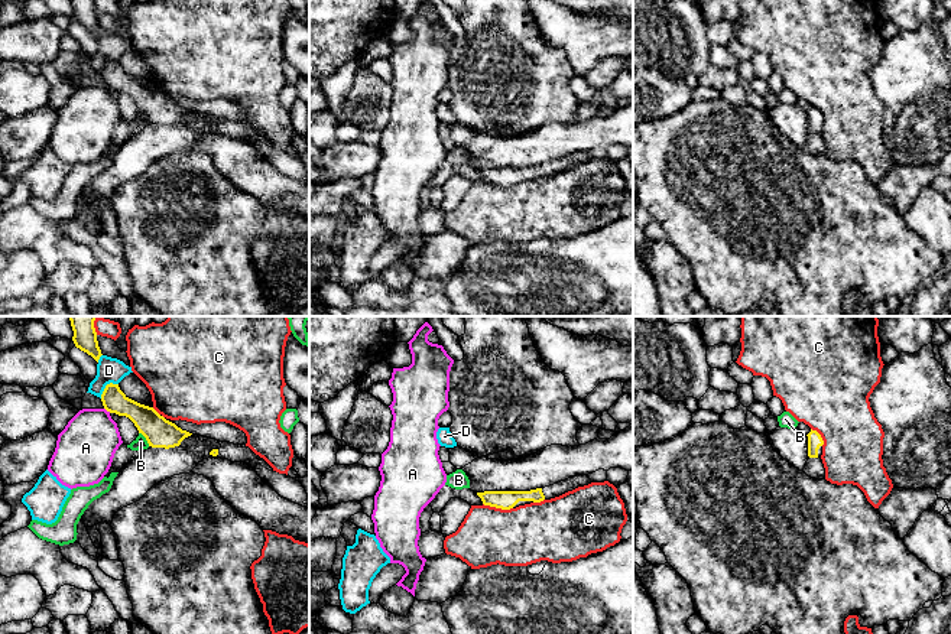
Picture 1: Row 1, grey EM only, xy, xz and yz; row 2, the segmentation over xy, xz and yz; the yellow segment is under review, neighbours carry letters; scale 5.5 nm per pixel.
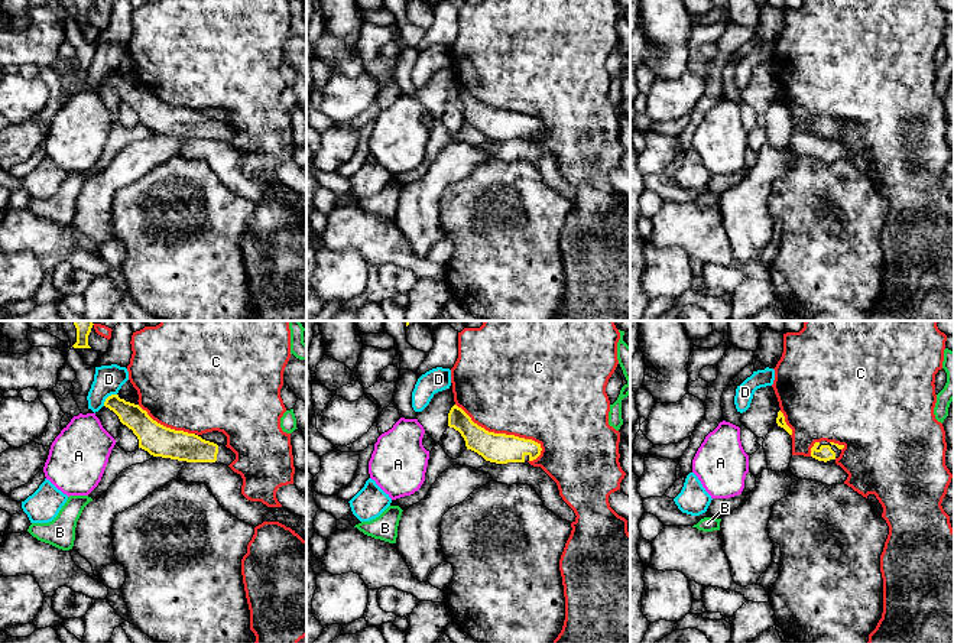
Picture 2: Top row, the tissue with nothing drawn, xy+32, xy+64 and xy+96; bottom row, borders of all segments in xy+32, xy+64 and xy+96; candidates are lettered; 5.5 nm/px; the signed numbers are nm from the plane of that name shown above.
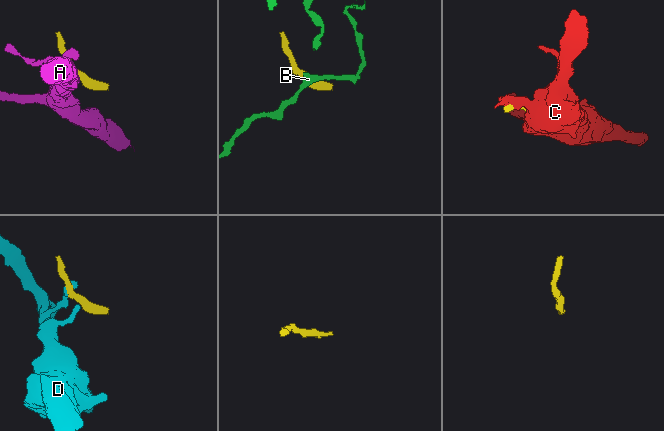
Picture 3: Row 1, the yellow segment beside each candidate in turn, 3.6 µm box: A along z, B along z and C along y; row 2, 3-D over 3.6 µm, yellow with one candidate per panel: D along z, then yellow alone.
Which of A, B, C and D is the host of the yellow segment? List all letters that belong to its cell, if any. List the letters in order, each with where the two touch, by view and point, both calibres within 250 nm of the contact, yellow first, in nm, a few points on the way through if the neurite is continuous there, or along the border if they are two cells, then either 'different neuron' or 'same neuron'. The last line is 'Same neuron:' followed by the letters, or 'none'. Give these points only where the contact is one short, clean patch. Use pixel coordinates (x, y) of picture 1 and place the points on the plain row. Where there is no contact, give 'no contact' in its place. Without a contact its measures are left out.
A: meets yellow in xy at (107, 87); 150 nm thick on the yellow side, 320 nm on the other; border along xy (104, 84), (110, 88); different neuron
B: meets yellow in xy at (146, 116); 160 nm thick on the yellow side, 70 nm on the other; border along xy (139, 109), (149, 122); different neuron
C: meets yellow in xz at (497, 184); 110 nm thick on the yellow side, 320 nm on the other; different neuron
D: meets yellow in xy at (106, 62); 140 nm thick on the yellow side, 140 nm on the other; border along xy (117, 59), (109, 59), (100, 74); different neuron
Same neuron: none

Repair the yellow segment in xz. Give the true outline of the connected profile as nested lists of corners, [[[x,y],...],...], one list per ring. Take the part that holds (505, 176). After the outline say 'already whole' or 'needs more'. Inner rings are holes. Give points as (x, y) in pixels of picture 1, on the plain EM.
[[[577,152],[545,165],[530,168],[484,168],[477,169],[477,172],[481,175],[484,182],[510,186],[530,179],[551,176],[588,160],[591,160],[591,156],[587,152]]] | needs more

